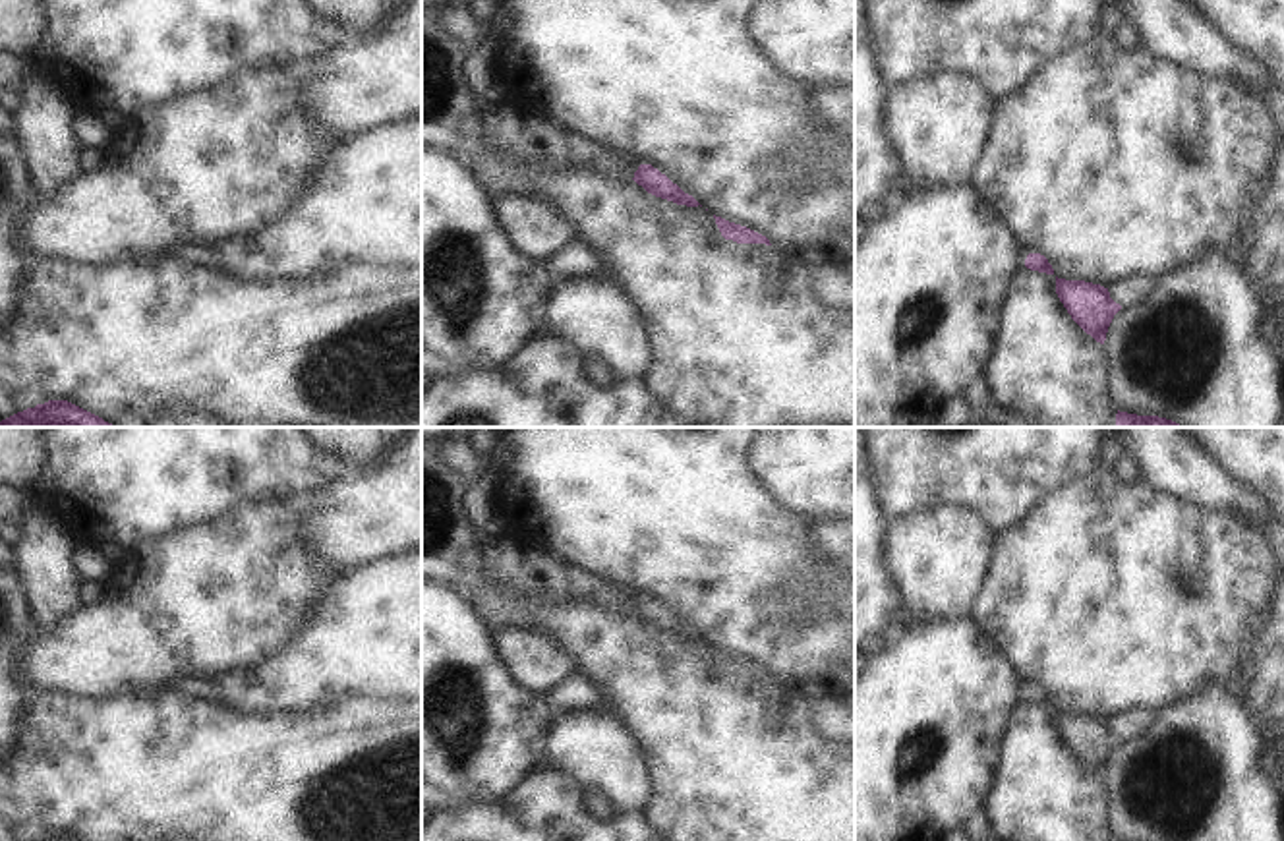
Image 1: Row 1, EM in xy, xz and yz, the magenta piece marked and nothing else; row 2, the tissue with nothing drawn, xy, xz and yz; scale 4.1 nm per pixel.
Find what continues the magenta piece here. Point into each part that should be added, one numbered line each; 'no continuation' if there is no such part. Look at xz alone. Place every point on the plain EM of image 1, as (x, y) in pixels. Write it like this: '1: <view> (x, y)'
1: xz (631, 596)

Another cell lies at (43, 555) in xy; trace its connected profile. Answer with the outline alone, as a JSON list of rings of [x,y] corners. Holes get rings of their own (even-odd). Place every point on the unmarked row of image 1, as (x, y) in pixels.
[[[23,491],[23,507],[14,524],[19,536],[8,545],[8,553],[23,603],[33,624],[50,626],[79,609],[81,578],[73,572],[75,543],[35,491]]]

